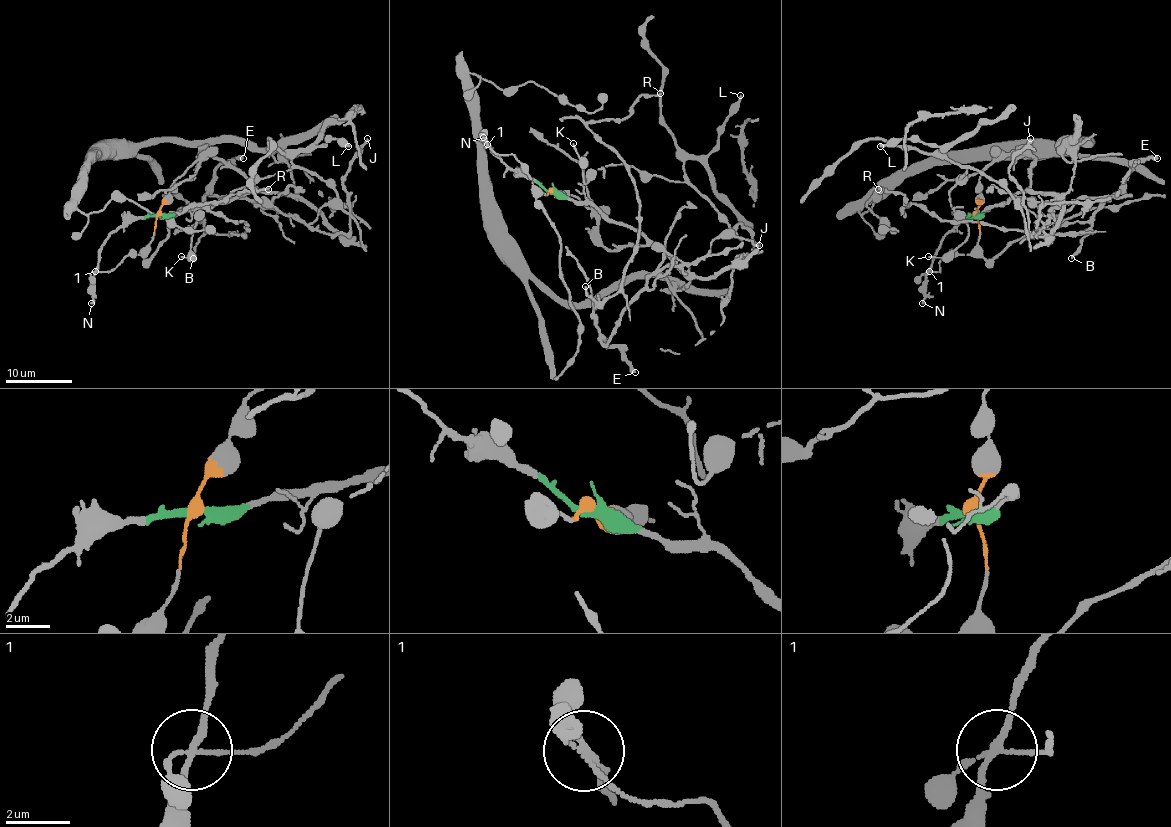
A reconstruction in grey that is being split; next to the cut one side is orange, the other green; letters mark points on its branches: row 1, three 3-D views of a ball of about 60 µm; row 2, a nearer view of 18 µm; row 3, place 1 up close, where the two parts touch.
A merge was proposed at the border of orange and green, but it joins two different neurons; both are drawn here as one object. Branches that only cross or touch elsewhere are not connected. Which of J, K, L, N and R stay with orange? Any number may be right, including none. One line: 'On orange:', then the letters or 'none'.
On orange: J, K, L, R

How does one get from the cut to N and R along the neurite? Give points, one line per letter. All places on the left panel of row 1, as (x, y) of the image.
N: (158, 215), (124, 222), (109, 235), (99, 252), (98, 269), (93, 275), (91, 304)
R: (158, 215), (145, 259), (170, 233), (198, 222), (220, 233), (245, 232), (243, 222), (195, 203), (268, 188)

